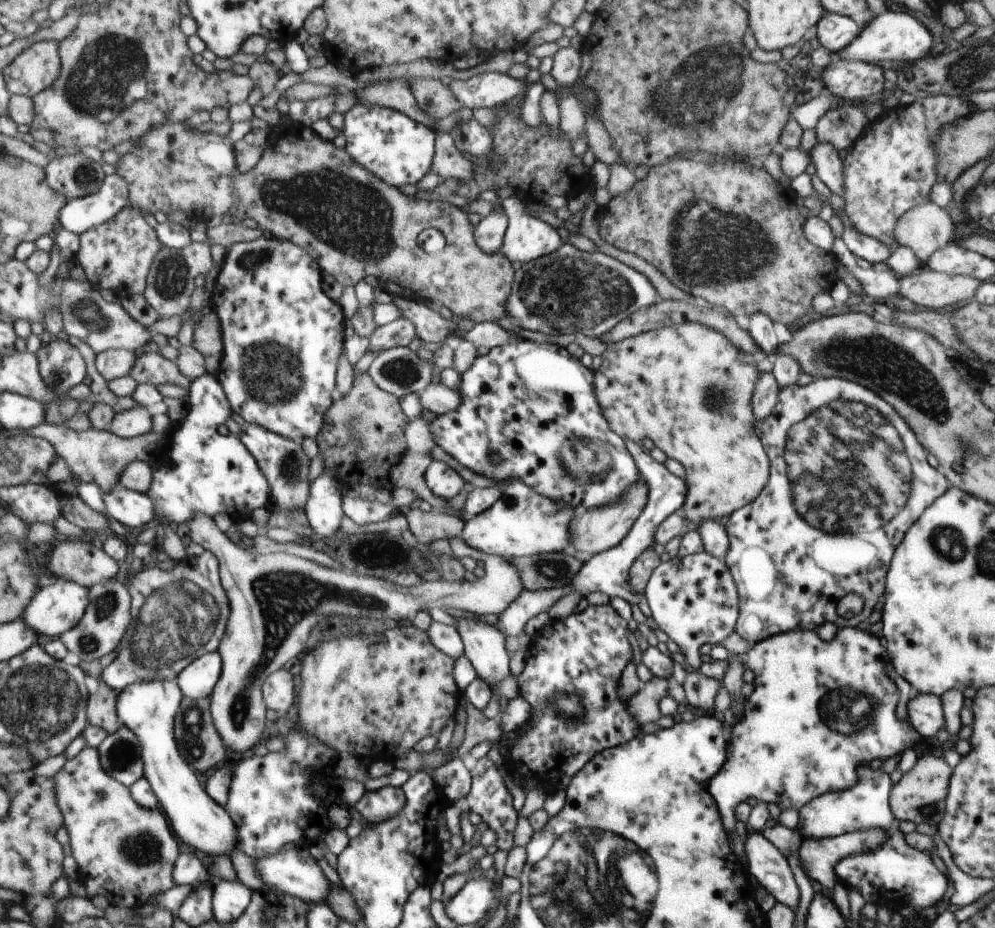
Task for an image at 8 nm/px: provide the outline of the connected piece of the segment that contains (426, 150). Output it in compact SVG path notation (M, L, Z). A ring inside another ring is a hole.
M356 103L344 116L342 132L346 139L345 150L352 160L395 189L403 184L417 184L434 158L433 131L394 109Z

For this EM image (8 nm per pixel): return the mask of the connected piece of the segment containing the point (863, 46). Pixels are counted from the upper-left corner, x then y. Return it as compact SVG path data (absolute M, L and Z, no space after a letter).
M885 10L882 14L873 15L870 22L861 28L861 35L832 57L873 64L882 60L913 63L928 57L931 54L929 48L931 48L931 34L925 30L925 26L917 18L913 18L907 12Z

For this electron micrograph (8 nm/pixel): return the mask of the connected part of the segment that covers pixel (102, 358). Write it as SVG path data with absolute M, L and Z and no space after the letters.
M111 349L99 353L96 366L103 377L111 382L113 380L128 376L134 369L138 354L128 349Z

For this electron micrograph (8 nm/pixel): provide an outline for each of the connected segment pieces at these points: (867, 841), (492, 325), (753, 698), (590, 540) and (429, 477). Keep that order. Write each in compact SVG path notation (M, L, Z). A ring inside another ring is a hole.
M881 828L862 829L832 837L831 839L801 839L798 859L804 873L820 884L835 884L834 865L853 853L867 848L880 848L887 840L889 831Z
M495 321L475 323L469 332L461 334L461 338L474 345L477 355L486 354L491 348L505 345L511 339L521 339L518 334L500 328Z
M854 627L837 630L837 634L829 642L823 642L813 630L791 630L749 646L743 656L743 664L754 675L753 692L745 699L741 720L731 727L726 768L715 776L715 780L711 779L709 788L709 794L714 798L723 828L727 832L729 844L731 830L735 824L732 808L737 804L753 798L767 806L774 805L780 812L786 809L799 811L812 799L824 793L845 791L857 785L858 774L855 772L861 764L868 764L873 759L883 762L885 758L901 752L903 748L913 750L916 742L923 740L914 732L907 719L900 722L895 718L893 710L897 702L897 690L883 674L881 658L885 656L885 652L875 635L856 630ZM841 682L849 682L853 689L843 688L843 692L833 692L841 688ZM866 698L873 702L873 714L867 719L862 718L858 723L848 723L849 711L854 718L870 711Z
M639 480L626 491L626 494L617 503L605 504L597 509L589 508L581 515L574 515L569 524L569 534L571 534L569 554L585 552L593 557L617 546L643 512L645 504L647 504L647 490L649 490L647 486L644 480Z
M435 461L427 466L424 482L427 489L439 499L439 502L445 502L459 494L465 484L463 478L455 470L451 470L443 462Z

